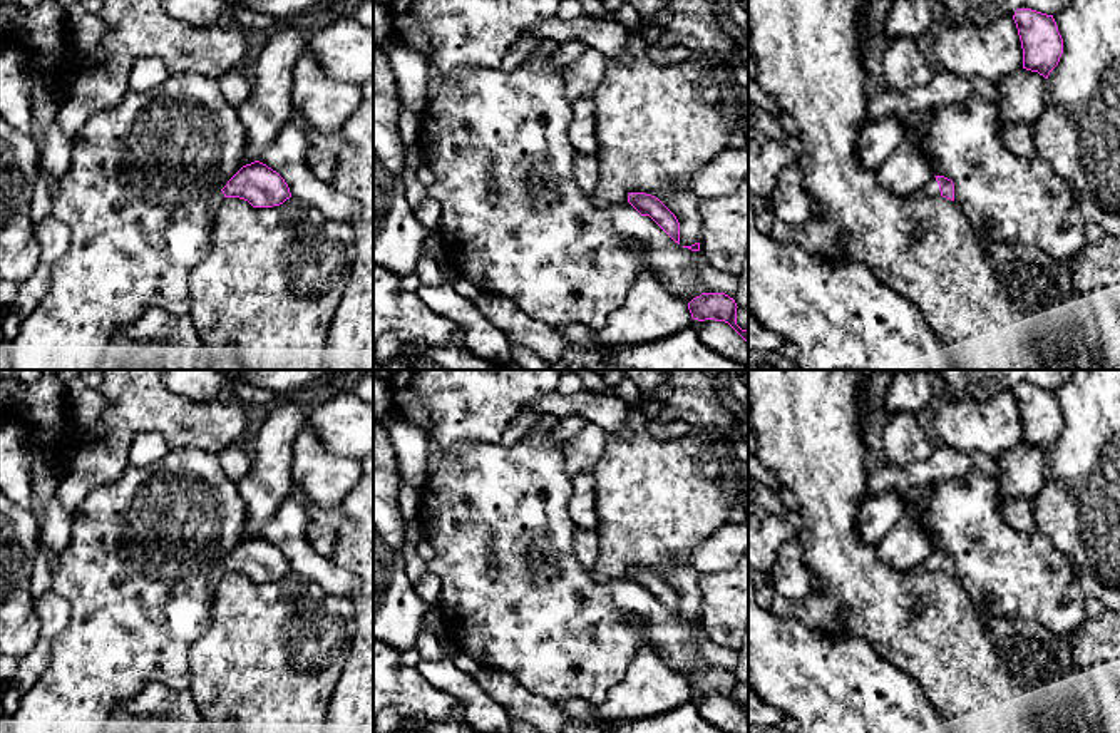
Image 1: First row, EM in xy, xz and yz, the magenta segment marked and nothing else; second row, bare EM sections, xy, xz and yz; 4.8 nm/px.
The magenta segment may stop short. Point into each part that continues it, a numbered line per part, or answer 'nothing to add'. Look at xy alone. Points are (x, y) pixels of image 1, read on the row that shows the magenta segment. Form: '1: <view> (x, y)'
1: xy (218, 198)

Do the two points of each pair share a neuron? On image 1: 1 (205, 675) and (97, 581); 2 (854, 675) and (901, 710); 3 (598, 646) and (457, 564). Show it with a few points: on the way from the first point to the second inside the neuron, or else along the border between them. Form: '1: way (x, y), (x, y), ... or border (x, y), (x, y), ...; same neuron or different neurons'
1: border (208, 626), (190, 650), (188, 688); different neurons
2: way (866, 686), (889, 710); same neuron
3: way (563, 635), (524, 604), (493, 573); same neuron

